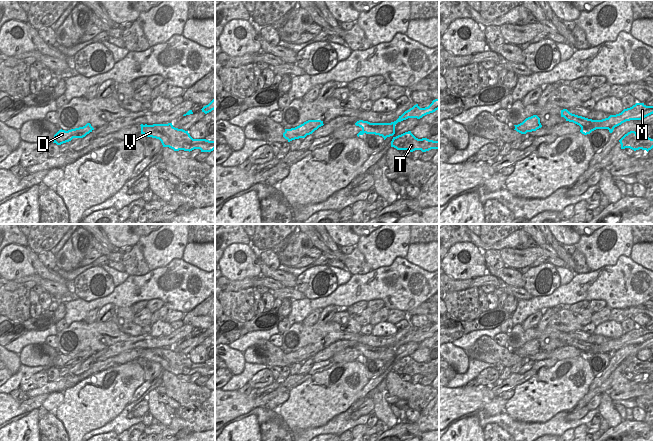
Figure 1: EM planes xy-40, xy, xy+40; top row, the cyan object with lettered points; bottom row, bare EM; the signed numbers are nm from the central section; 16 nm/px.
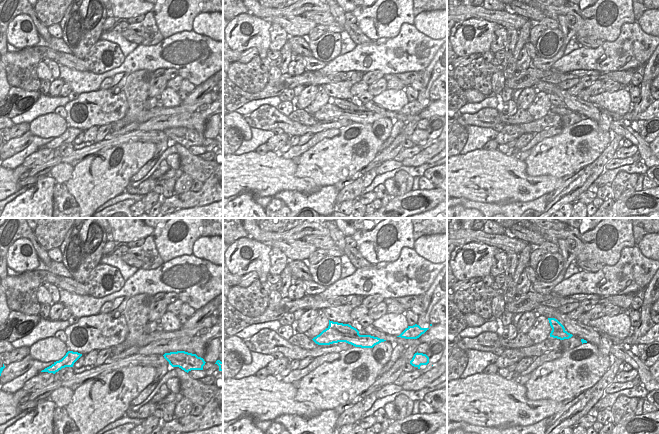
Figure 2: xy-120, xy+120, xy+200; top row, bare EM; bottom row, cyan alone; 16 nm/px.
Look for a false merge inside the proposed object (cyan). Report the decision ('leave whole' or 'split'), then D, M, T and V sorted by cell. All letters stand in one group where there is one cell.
split; groups D M / T V

